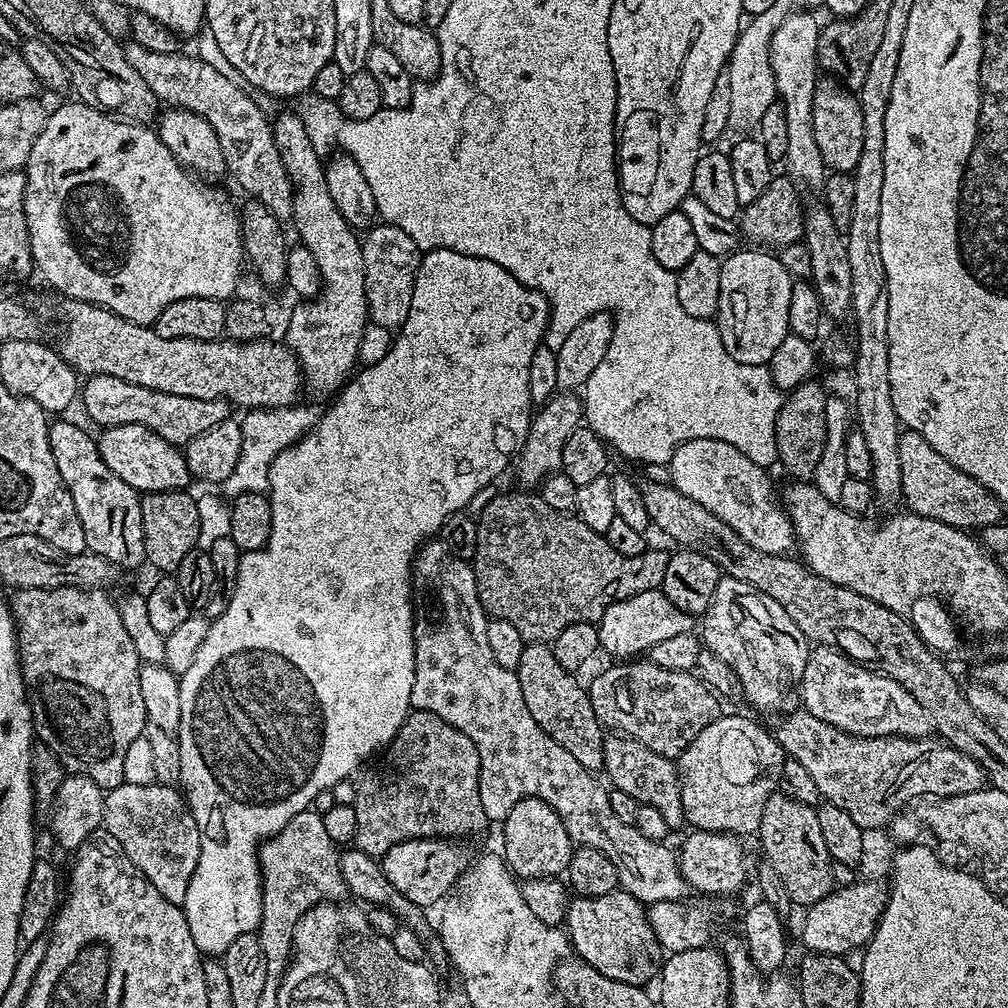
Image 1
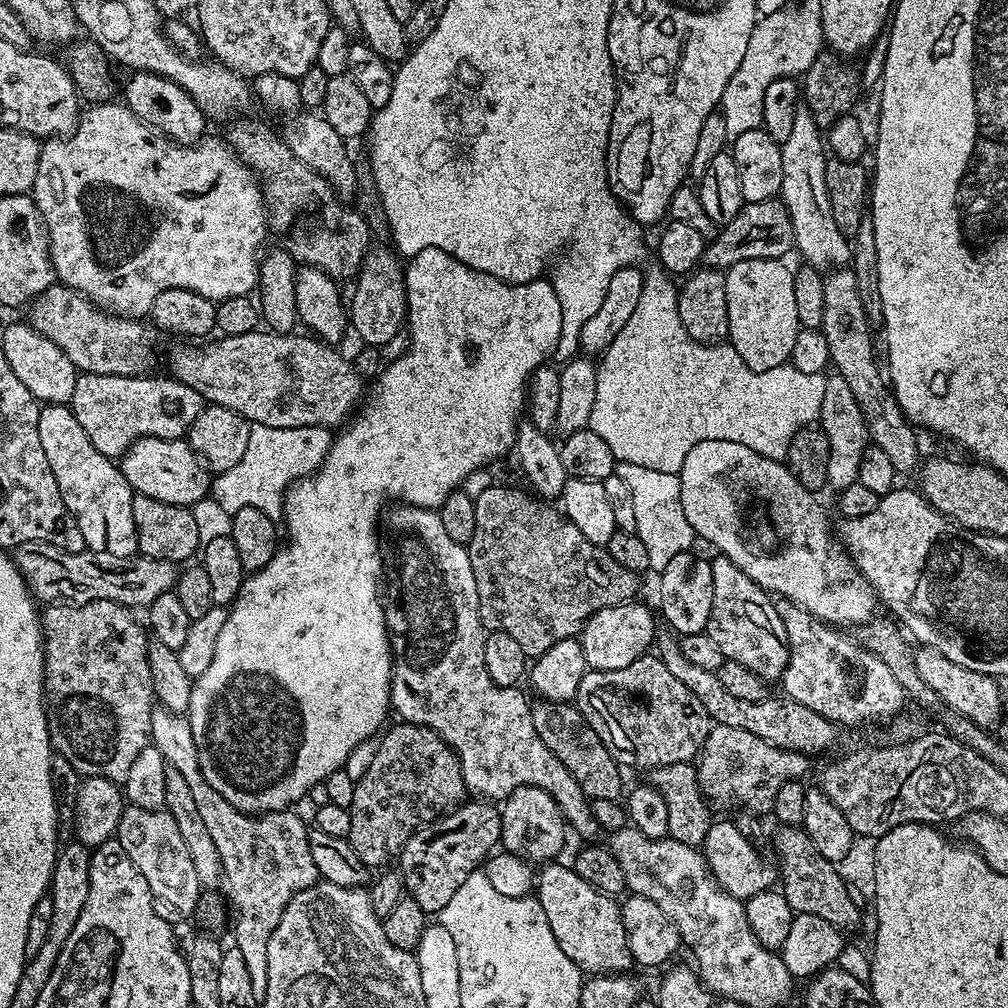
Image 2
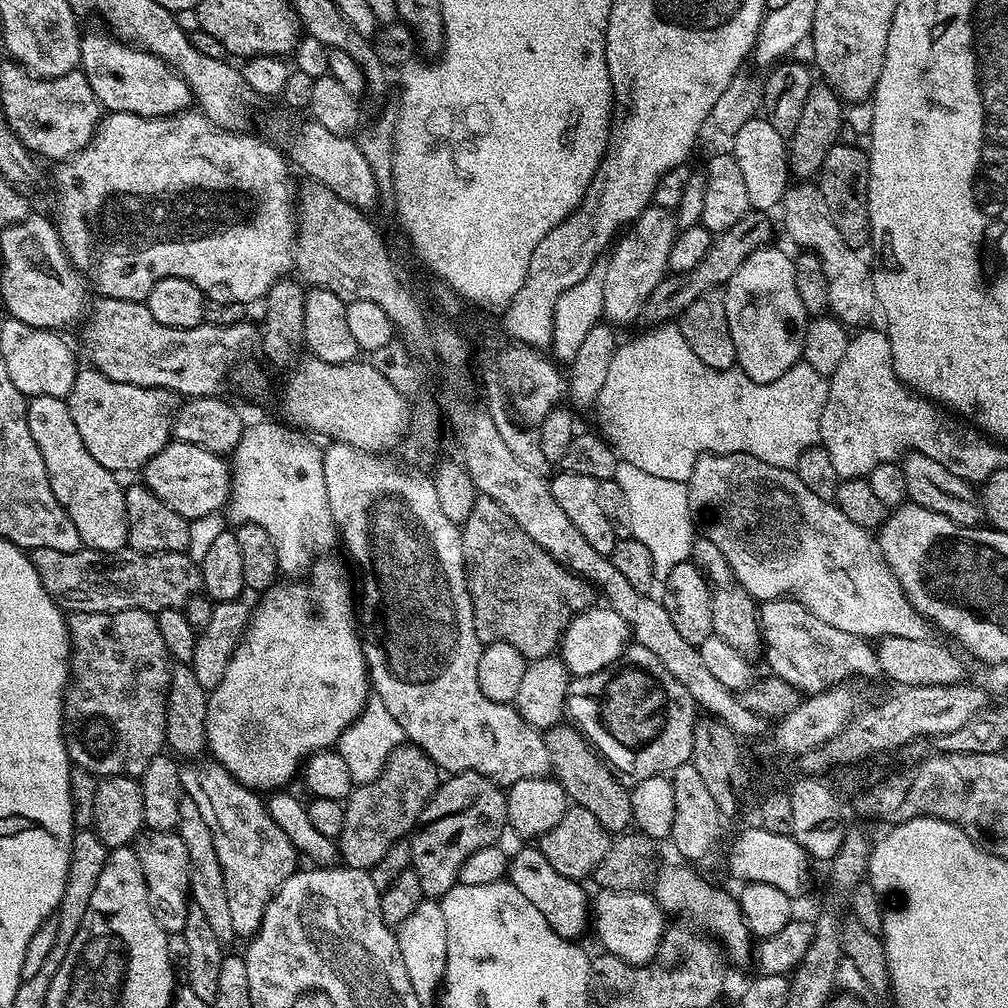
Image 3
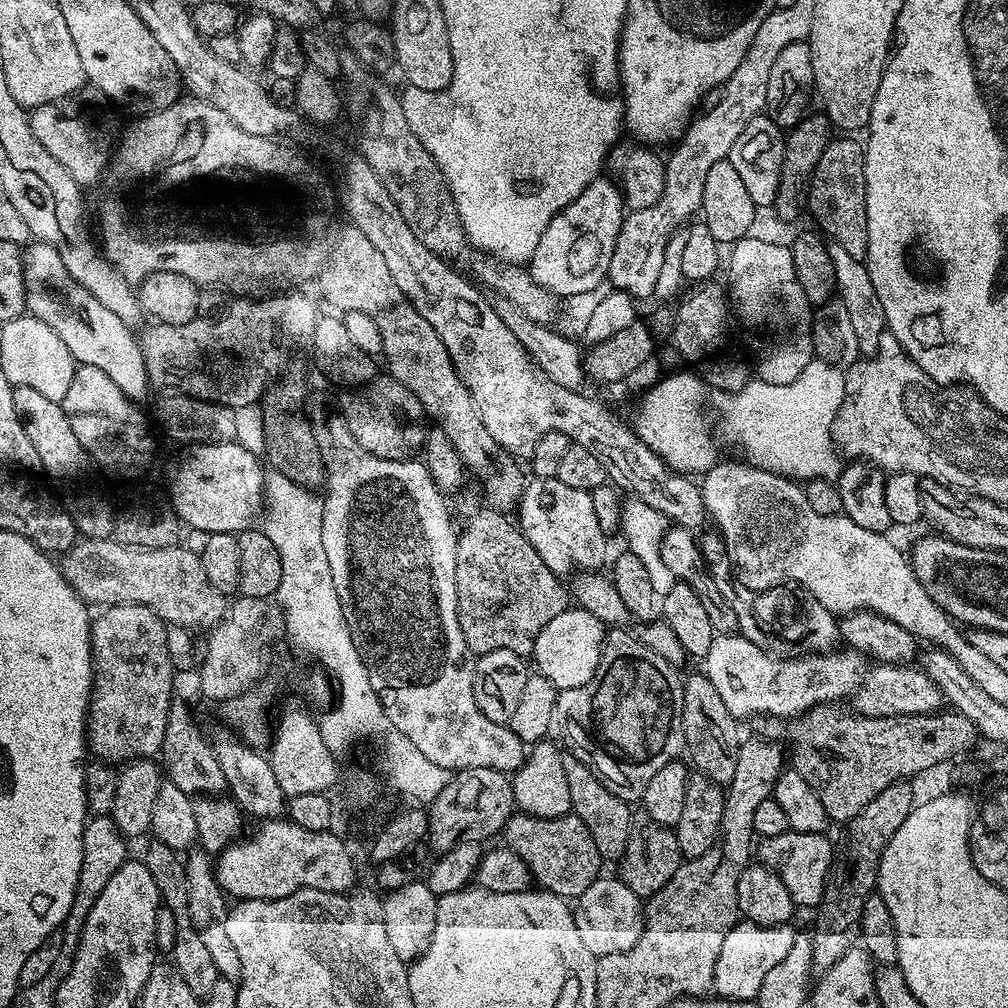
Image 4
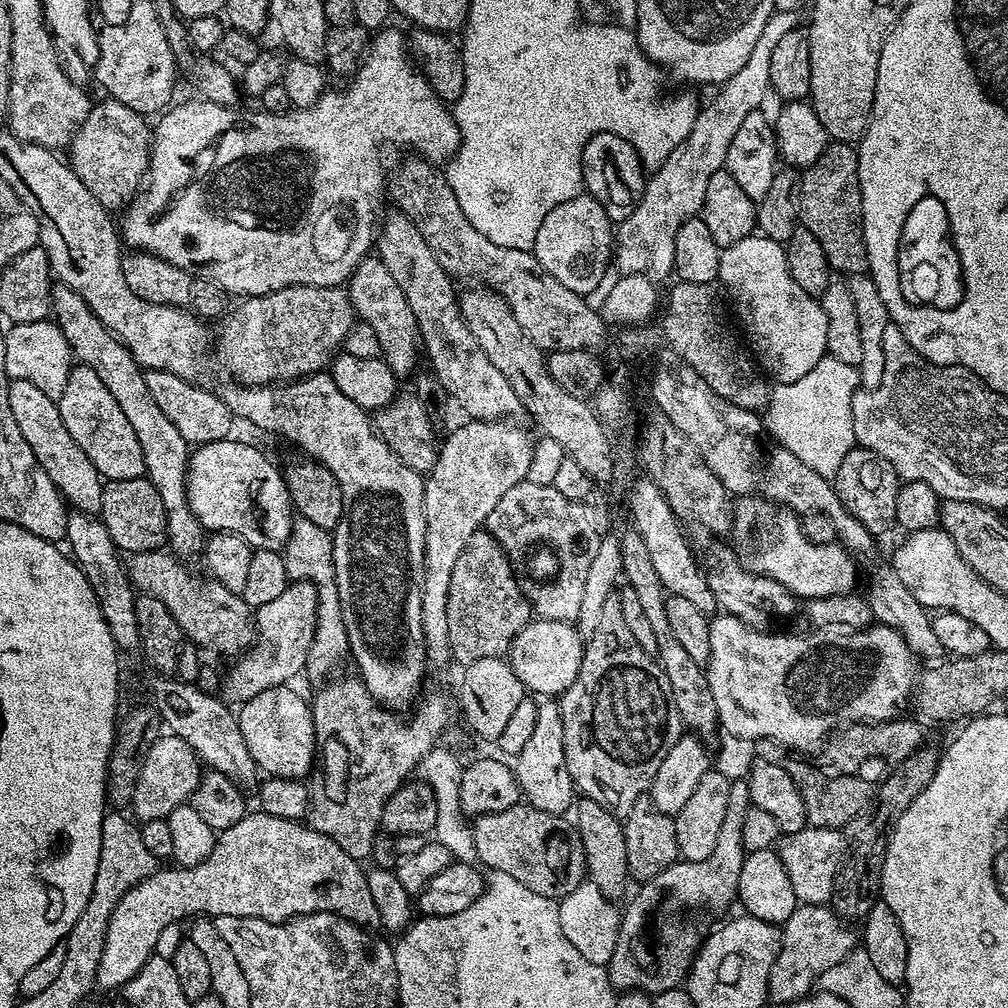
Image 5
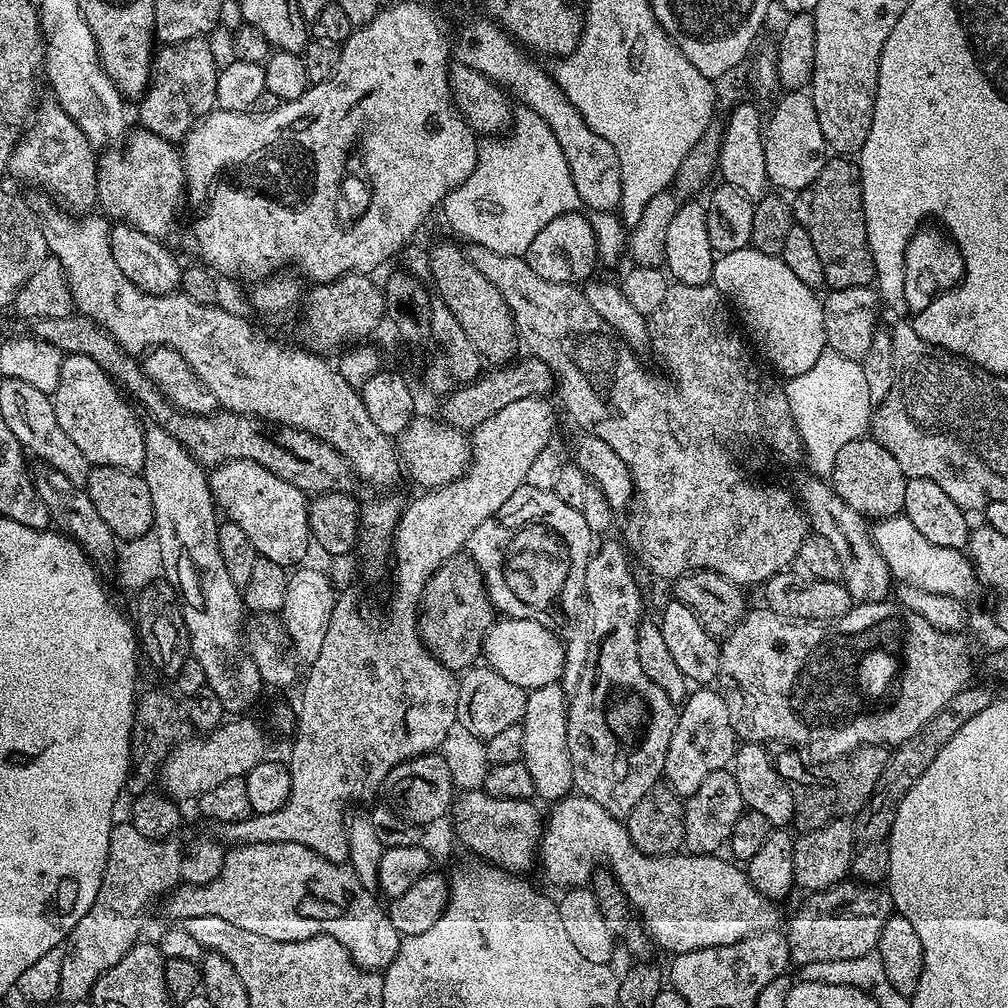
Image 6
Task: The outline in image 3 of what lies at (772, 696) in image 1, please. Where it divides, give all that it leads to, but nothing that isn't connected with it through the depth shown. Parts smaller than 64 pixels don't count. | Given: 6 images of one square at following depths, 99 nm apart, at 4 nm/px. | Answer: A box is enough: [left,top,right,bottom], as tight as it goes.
[692,538,762,654]

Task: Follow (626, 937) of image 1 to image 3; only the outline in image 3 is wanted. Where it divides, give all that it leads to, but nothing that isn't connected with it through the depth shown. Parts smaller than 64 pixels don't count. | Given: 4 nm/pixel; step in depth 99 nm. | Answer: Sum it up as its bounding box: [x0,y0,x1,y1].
[506,847,584,938]

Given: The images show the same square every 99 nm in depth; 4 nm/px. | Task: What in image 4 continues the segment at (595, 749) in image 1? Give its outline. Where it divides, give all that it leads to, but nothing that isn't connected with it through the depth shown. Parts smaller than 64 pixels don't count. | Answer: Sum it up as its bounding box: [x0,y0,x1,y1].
[564,754,634,861]

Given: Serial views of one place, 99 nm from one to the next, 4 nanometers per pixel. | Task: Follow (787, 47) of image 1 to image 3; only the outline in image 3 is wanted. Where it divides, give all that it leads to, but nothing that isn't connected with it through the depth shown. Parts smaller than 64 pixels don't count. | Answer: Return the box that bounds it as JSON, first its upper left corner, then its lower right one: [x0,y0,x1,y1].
[783,182,878,330]

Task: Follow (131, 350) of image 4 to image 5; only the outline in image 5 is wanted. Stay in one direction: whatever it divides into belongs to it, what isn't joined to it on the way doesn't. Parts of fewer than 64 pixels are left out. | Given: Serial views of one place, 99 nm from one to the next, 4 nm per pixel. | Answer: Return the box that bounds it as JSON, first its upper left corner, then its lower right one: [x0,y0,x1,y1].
[51,283,206,558]

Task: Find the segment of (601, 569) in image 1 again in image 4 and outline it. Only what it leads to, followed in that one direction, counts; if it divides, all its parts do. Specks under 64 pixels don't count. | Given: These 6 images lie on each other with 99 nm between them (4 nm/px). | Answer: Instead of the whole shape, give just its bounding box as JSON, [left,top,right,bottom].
[454,506,570,657]

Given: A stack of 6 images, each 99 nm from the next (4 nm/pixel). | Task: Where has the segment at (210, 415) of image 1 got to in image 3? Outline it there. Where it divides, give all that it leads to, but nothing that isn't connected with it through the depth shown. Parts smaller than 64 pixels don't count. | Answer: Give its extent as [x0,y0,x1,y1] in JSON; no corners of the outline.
[66,368,181,474]

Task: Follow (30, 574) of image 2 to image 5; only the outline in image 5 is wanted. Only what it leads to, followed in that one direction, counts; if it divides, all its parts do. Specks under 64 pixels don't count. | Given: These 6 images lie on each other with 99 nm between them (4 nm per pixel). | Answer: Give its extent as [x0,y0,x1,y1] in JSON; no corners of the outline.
[126,550,254,654]

